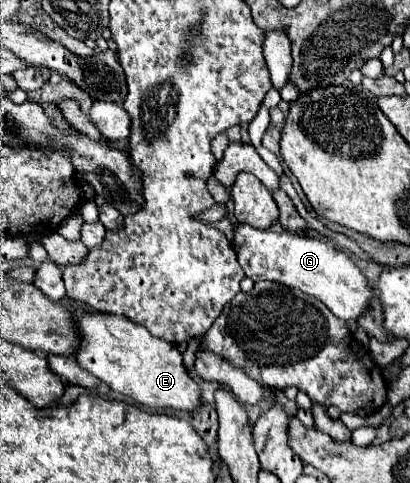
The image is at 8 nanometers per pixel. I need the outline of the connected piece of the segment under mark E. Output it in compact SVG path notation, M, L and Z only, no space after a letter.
M73 311L79 343L75 347L75 361L81 369L89 371L113 391L131 397L147 407L171 407L193 411L201 403L199 385L189 377L183 367L181 353L175 345L153 337L143 325L123 315Z

